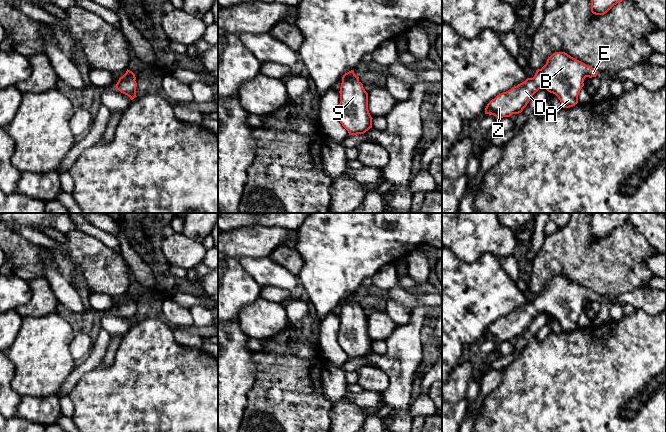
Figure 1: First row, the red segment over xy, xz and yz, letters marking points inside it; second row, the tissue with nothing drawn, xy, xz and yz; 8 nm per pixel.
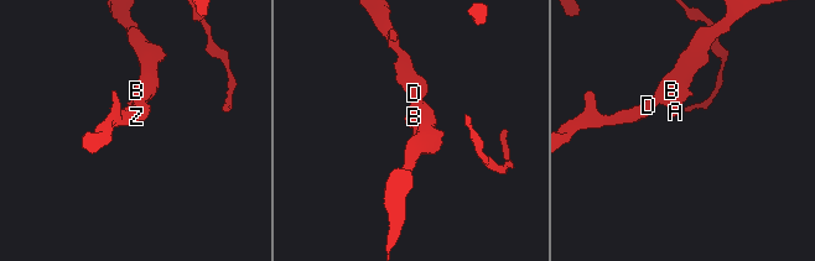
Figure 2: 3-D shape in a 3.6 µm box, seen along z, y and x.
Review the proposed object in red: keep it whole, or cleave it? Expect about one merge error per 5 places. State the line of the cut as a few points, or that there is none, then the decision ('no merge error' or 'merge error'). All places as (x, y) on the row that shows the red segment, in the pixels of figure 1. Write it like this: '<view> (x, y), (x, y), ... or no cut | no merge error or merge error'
no cut | no merge error

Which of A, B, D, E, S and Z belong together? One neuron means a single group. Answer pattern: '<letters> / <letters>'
A B D E S Z

